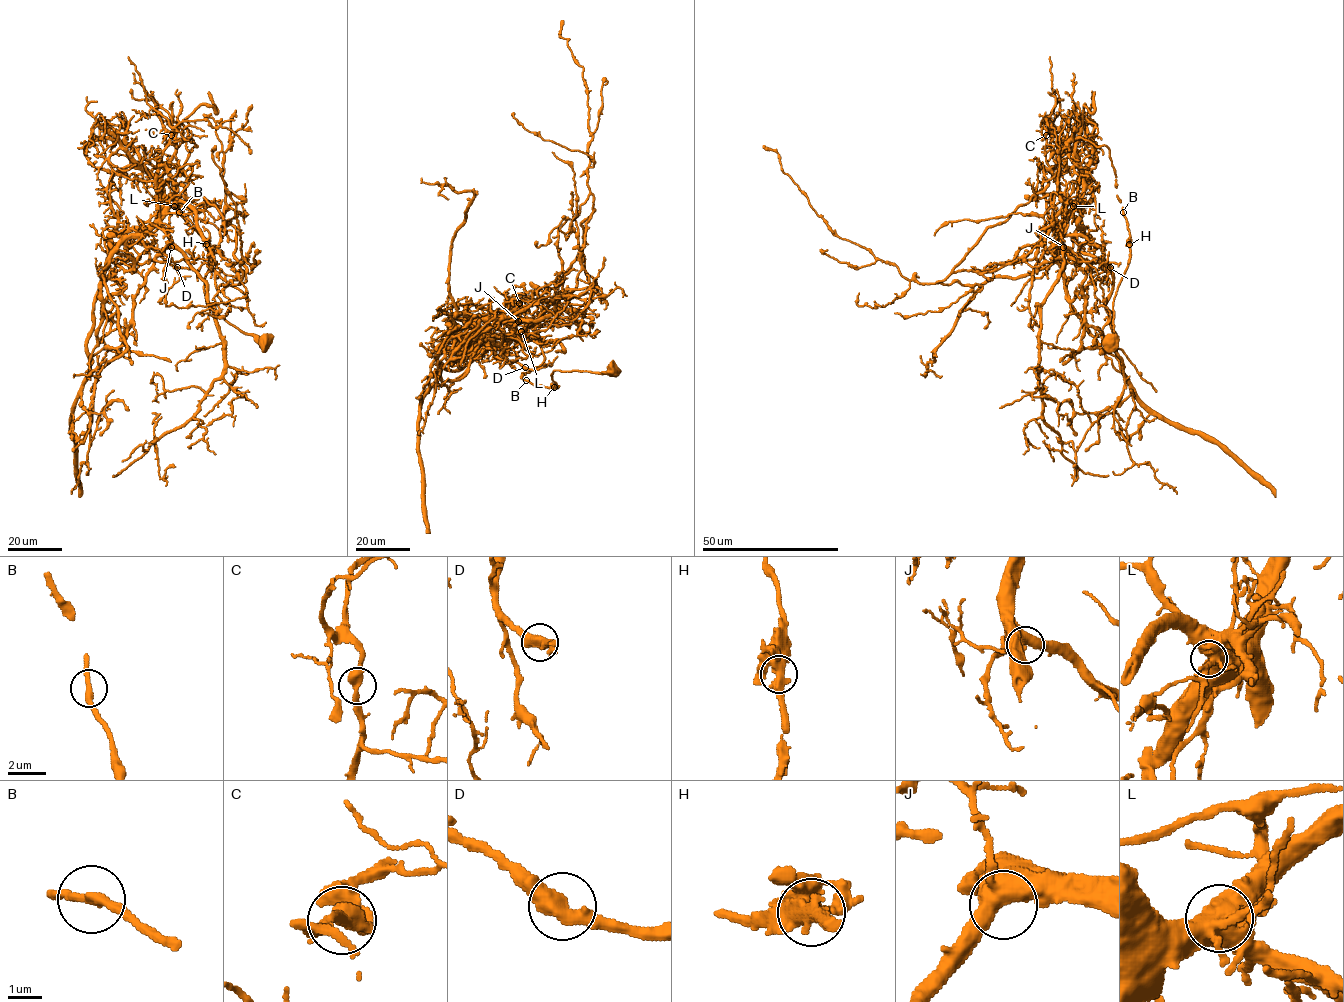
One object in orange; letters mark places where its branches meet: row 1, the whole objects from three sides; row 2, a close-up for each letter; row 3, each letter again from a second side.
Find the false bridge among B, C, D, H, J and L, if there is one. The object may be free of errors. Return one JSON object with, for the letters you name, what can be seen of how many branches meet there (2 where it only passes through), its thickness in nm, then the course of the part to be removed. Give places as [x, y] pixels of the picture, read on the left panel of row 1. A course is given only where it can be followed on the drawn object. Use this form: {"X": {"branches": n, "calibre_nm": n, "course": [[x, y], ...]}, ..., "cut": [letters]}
{"D": {"branches": 2, "calibre_nm": 550, "course": [[177, 267], [197, 275], [181, 276], [164, 253], [161, 166], [236, 228], [245, 281], [215, 145]]}, "cut": ["D"]}

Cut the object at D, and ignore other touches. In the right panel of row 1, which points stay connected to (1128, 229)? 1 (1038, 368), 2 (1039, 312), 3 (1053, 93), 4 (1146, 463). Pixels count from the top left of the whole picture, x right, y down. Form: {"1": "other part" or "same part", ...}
{"1": "same part", "2": "same part", "3": "same part", "4": "same part"}

